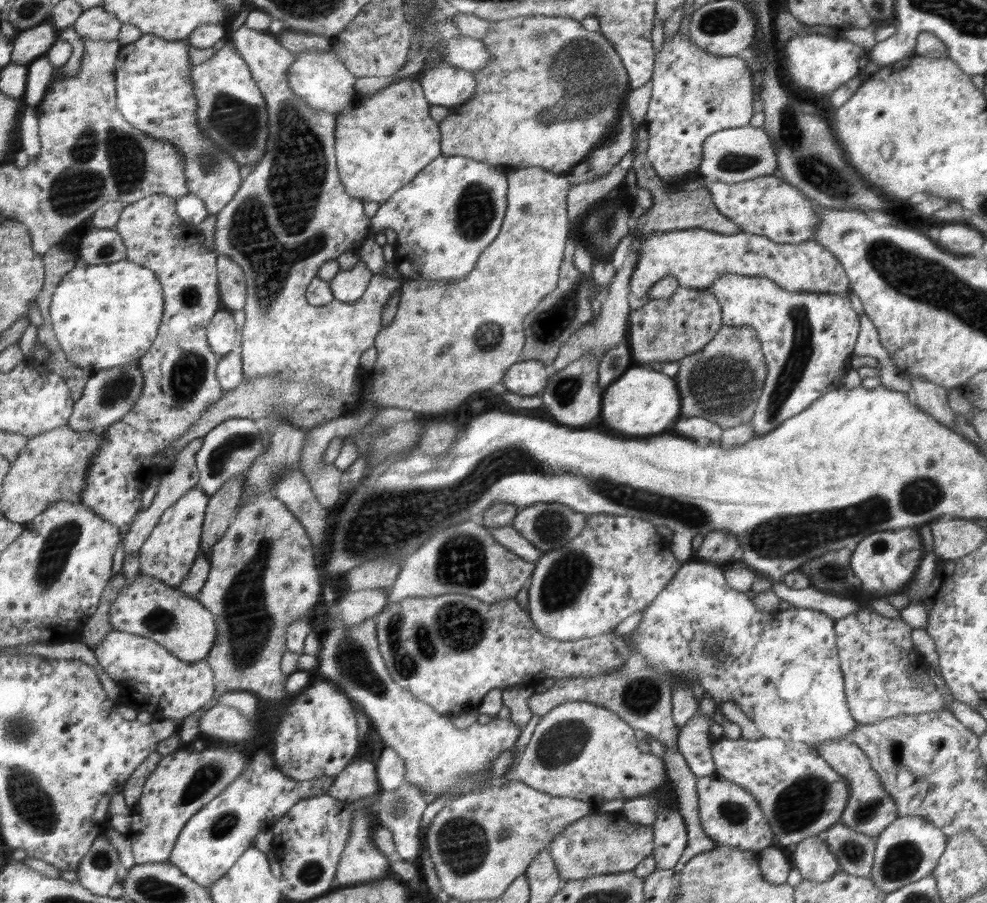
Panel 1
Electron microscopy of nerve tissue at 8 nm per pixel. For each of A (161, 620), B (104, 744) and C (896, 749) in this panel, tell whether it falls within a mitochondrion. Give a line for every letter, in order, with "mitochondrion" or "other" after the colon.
A: mitochondrion
B: other
C: mitochondrion

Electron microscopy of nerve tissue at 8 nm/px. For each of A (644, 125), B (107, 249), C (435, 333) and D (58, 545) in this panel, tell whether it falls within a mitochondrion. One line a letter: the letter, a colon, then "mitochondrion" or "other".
A: other
B: mitochondrion
C: other
D: mitochondrion

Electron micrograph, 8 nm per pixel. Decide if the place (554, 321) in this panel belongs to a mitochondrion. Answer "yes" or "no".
yes

